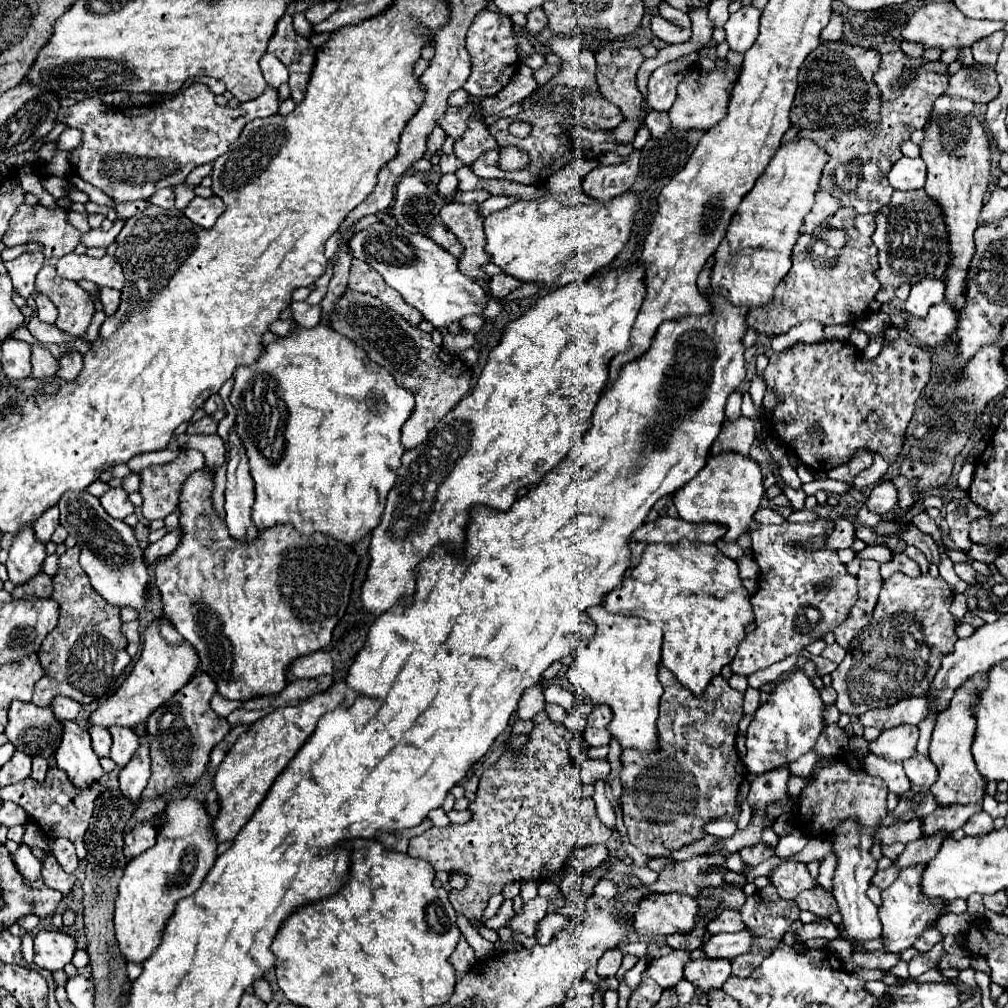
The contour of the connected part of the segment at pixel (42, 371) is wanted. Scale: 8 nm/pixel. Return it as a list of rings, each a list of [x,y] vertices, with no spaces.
[[[33,347],[33,357],[31,357],[31,363],[33,363],[33,377],[37,379],[45,379],[45,377],[51,377],[57,373],[57,359],[47,351],[47,349],[41,349],[41,347]]]

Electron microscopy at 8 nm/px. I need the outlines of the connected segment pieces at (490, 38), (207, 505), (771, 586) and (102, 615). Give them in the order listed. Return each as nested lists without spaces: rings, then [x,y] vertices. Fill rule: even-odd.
[[[481,11],[467,33],[467,51],[471,55],[471,75],[463,89],[473,97],[489,97],[497,95],[515,75],[519,67],[519,57],[515,51],[515,31],[511,21],[505,15],[499,15],[495,11]]]
[[[207,467],[197,471],[197,473],[191,473],[181,487],[181,493],[179,493],[181,541],[171,555],[167,555],[163,561],[159,561],[155,565],[155,585],[161,593],[163,615],[169,617],[169,621],[173,621],[173,627],[197,649],[199,659],[201,659],[201,671],[207,673],[211,679],[215,679],[217,691],[223,697],[227,697],[227,699],[253,699],[253,697],[259,697],[259,695],[275,695],[275,693],[285,689],[289,665],[297,657],[309,655],[309,653],[325,649],[329,645],[335,625],[339,623],[339,619],[347,611],[351,585],[353,585],[353,577],[355,577],[359,557],[357,557],[357,553],[353,551],[351,545],[345,545],[345,543],[337,541],[335,537],[329,537],[325,533],[313,533],[313,535],[305,537],[303,533],[297,533],[297,529],[293,529],[293,525],[273,525],[273,529],[259,529],[259,535],[257,535],[255,541],[237,541],[227,533],[227,525],[215,513],[211,493],[213,493],[213,471],[209,471]]]
[[[817,519],[813,523],[785,521],[781,525],[759,525],[751,529],[753,557],[761,567],[759,591],[751,597],[757,629],[741,641],[739,651],[731,661],[733,673],[749,677],[759,669],[799,653],[845,621],[849,609],[857,601],[857,577],[847,575],[837,553],[829,551],[825,545],[813,553],[795,545],[813,535],[825,535],[827,541],[833,525],[831,519]]]
[[[79,547],[67,549],[59,557],[59,569],[57,569],[57,573],[51,579],[53,579],[53,599],[61,605],[61,611],[59,611],[57,627],[45,637],[45,641],[41,645],[39,659],[41,659],[41,665],[45,669],[45,677],[35,685],[33,703],[41,705],[41,707],[49,707],[51,699],[55,695],[65,695],[65,697],[71,697],[71,699],[79,701],[81,705],[89,705],[89,703],[101,699],[115,685],[115,679],[123,673],[123,669],[131,661],[131,657],[125,651],[127,639],[121,633],[119,609],[115,605],[109,605],[89,585],[89,577],[85,577],[85,571],[79,565]]]

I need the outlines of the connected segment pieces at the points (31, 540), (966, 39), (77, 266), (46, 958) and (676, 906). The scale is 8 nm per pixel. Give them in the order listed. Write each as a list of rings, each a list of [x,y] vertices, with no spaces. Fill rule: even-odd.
[[[23,525],[13,539],[13,545],[9,547],[9,559],[5,563],[9,579],[15,585],[33,579],[41,571],[41,563],[45,561],[45,557],[45,545],[37,541],[33,527]]]
[[[929,3],[929,5],[921,7],[911,17],[907,27],[903,29],[903,37],[907,41],[923,43],[925,47],[941,47],[945,51],[949,47],[971,47],[981,37],[987,37],[987,35],[1003,29],[1003,25],[1005,25],[1003,21],[975,21],[975,19],[967,19],[959,9],[955,9],[953,3]]]
[[[69,253],[57,261],[57,273],[65,279],[73,281],[93,281],[99,287],[113,287],[113,289],[123,289],[125,277],[121,271],[121,265],[115,263],[113,255],[105,255],[101,259],[93,259],[87,255],[77,255]]]
[[[41,929],[35,933],[35,963],[41,969],[57,971],[71,963],[71,957],[77,949],[73,935],[59,933],[53,929]]]
[[[653,893],[639,901],[633,929],[639,937],[689,933],[697,925],[699,903],[685,893]]]

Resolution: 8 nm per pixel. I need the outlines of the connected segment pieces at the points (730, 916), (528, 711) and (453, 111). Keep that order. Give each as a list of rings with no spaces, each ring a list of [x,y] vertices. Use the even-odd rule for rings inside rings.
[[[725,909],[715,921],[709,923],[709,933],[721,933],[721,931],[741,931],[745,925],[741,921],[741,915],[733,909]]]
[[[537,683],[531,689],[525,691],[525,695],[521,695],[519,707],[517,707],[517,717],[519,719],[533,719],[541,709],[545,707],[545,697],[543,697],[543,687]]]
[[[467,103],[463,107],[447,107],[445,113],[439,117],[437,125],[453,139],[461,139],[463,131],[467,129],[467,119],[471,117],[473,109],[477,105],[475,103]]]

